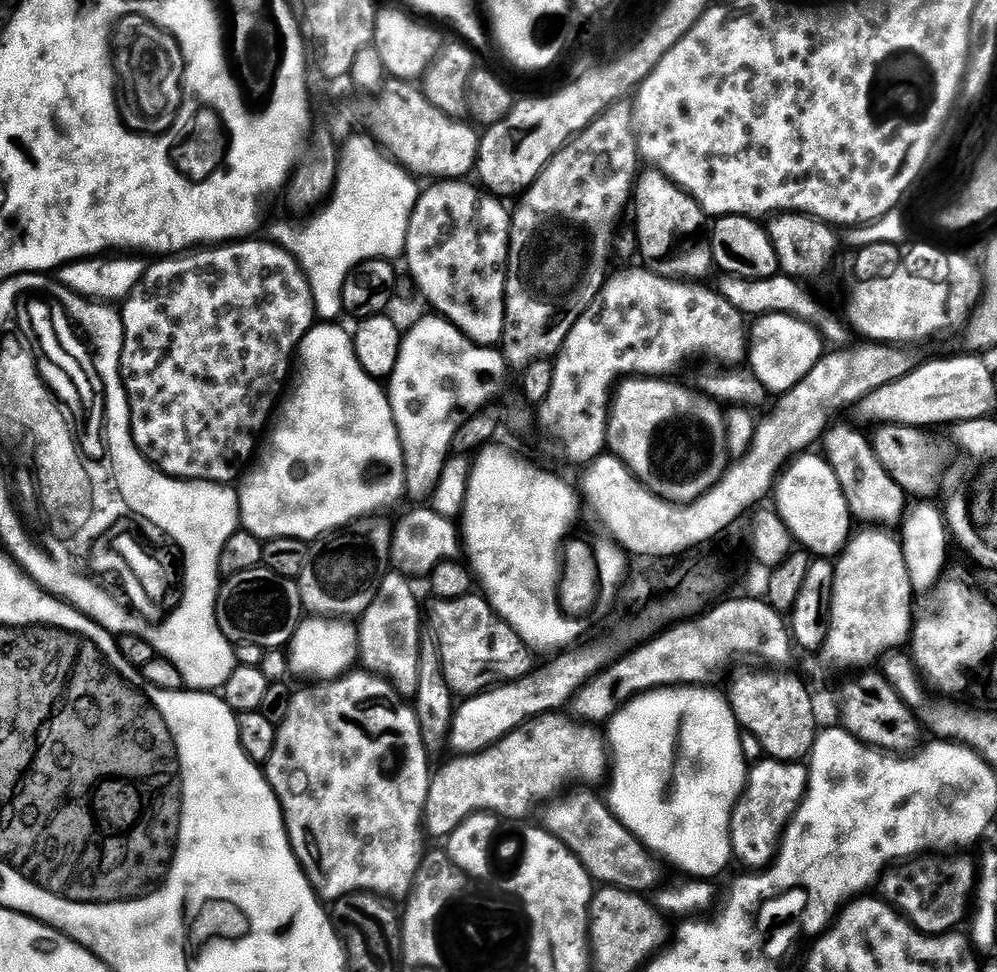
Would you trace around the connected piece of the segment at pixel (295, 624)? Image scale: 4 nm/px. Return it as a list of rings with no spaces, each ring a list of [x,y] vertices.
[[[263,566],[227,577],[216,595],[216,621],[233,645],[254,643],[263,650],[287,649],[305,616],[299,583]]]

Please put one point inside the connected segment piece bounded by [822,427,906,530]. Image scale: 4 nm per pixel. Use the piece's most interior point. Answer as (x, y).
(873, 496)

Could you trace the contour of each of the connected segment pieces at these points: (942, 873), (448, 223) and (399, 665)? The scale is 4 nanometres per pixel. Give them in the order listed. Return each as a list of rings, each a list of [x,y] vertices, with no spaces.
[[[924,854],[911,862],[899,865],[900,872],[896,872],[888,880],[887,899],[920,932],[926,932],[929,936],[938,936],[951,933],[968,916],[968,907],[973,907],[974,897],[978,892],[978,864],[971,860],[968,854]]]
[[[459,179],[454,180],[444,180],[443,182],[436,182],[433,184],[436,184],[433,186],[432,189],[425,191],[423,194],[421,194],[416,199],[416,205],[414,206],[414,210],[412,211],[412,217],[410,218],[410,226],[408,227],[408,233],[406,234],[406,246],[404,247],[404,256],[406,257],[406,261],[408,260],[408,272],[410,275],[412,275],[412,280],[414,283],[417,284],[418,287],[420,287],[420,292],[422,295],[425,296],[426,299],[429,300],[430,303],[433,304],[434,307],[437,308],[435,310],[441,317],[444,317],[446,320],[449,321],[454,327],[458,329],[458,331],[461,332],[462,335],[468,336],[469,339],[471,339],[474,343],[478,345],[487,345],[487,346],[496,346],[501,343],[501,340],[503,338],[503,332],[506,327],[506,319],[504,314],[504,302],[505,299],[510,291],[510,285],[508,285],[508,264],[510,268],[510,249],[512,247],[512,212],[509,211],[509,209],[504,209],[505,201],[500,198],[495,198],[493,195],[485,194],[475,183],[472,184],[464,184],[468,182],[461,182]]]
[[[385,575],[374,602],[358,620],[358,660],[371,675],[387,681],[404,698],[415,697],[420,673],[420,604],[407,579]]]

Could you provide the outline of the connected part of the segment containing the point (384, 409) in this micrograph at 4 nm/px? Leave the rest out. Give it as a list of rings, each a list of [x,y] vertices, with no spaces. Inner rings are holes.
[[[336,322],[317,323],[307,334],[300,339],[298,349],[298,367],[294,372],[294,383],[287,389],[282,403],[274,416],[274,423],[267,429],[266,439],[255,457],[254,463],[247,469],[242,483],[238,488],[240,498],[240,523],[243,531],[254,534],[262,542],[274,538],[294,538],[305,542],[315,542],[329,532],[347,528],[354,520],[388,510],[391,504],[400,500],[400,495],[405,495],[404,486],[404,447],[400,444],[399,431],[396,429],[394,414],[392,413],[389,393],[382,387],[381,381],[375,376],[366,374],[366,370],[356,357],[356,341],[351,331],[339,328]]]

